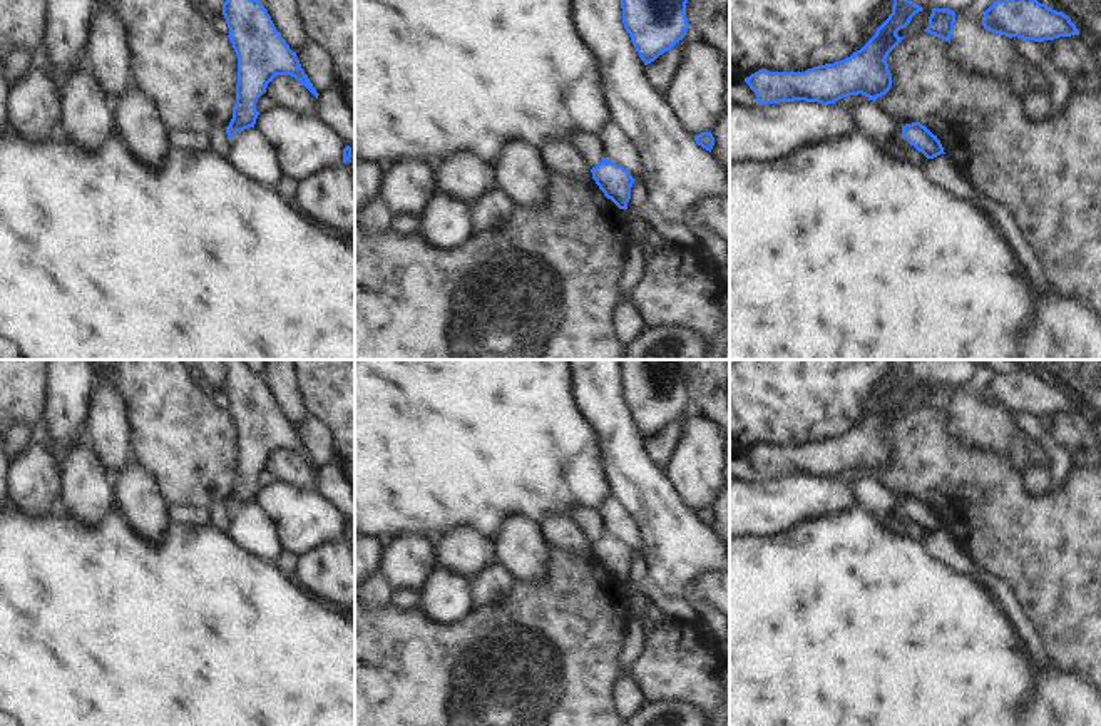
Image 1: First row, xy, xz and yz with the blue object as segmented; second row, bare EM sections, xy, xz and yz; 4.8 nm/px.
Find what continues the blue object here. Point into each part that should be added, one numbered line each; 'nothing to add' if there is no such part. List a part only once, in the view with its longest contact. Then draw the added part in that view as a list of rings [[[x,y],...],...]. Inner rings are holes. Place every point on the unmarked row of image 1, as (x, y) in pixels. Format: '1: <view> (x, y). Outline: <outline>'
nothing to add

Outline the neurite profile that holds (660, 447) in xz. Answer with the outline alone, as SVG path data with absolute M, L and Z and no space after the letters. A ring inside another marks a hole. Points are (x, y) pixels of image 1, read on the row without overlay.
M688 405L684 413L679 415L671 425L659 430L654 437L644 440L644 448L649 455L649 458L659 467L666 468L678 438L681 435L681 430L684 427L684 422L689 415L699 413L698 406Z

